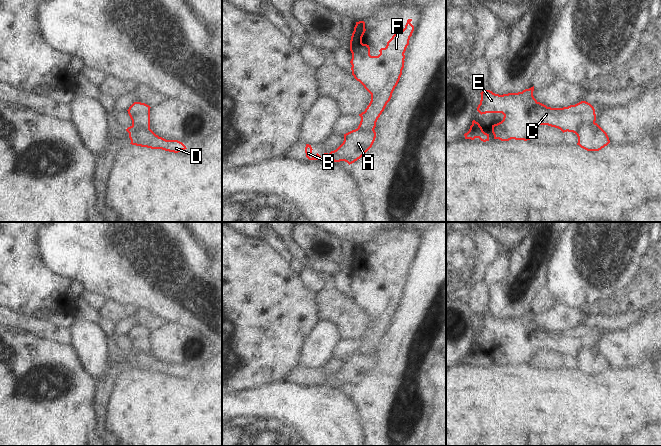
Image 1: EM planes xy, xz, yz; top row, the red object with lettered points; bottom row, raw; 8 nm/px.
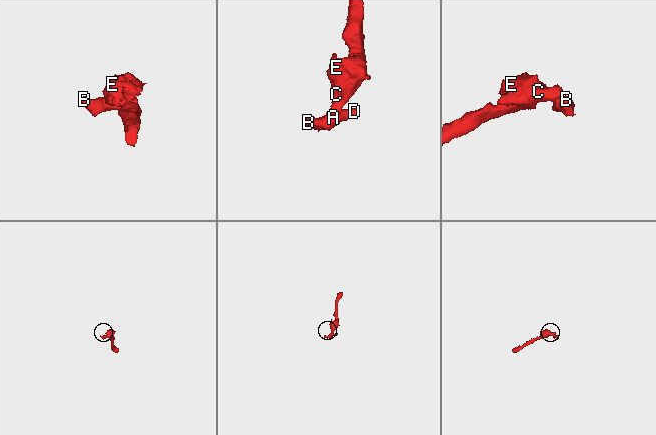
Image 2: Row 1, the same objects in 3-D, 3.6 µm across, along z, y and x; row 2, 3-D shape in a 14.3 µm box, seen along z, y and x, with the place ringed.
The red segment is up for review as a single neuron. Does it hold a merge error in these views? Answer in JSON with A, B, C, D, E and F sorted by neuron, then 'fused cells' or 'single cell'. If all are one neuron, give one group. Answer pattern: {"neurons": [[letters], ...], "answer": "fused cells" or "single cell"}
{"neurons": [["A", "B", "D"], ["C", "E", "F"]], "answer": "fused cells"}

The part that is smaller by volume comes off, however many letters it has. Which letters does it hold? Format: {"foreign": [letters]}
{"foreign": ["A", "B", "D"]}

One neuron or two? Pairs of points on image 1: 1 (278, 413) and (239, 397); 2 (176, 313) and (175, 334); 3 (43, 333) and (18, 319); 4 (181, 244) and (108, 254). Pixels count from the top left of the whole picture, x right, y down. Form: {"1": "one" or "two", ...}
{"1": "one", "2": "two", "3": "one", "4": "one"}

